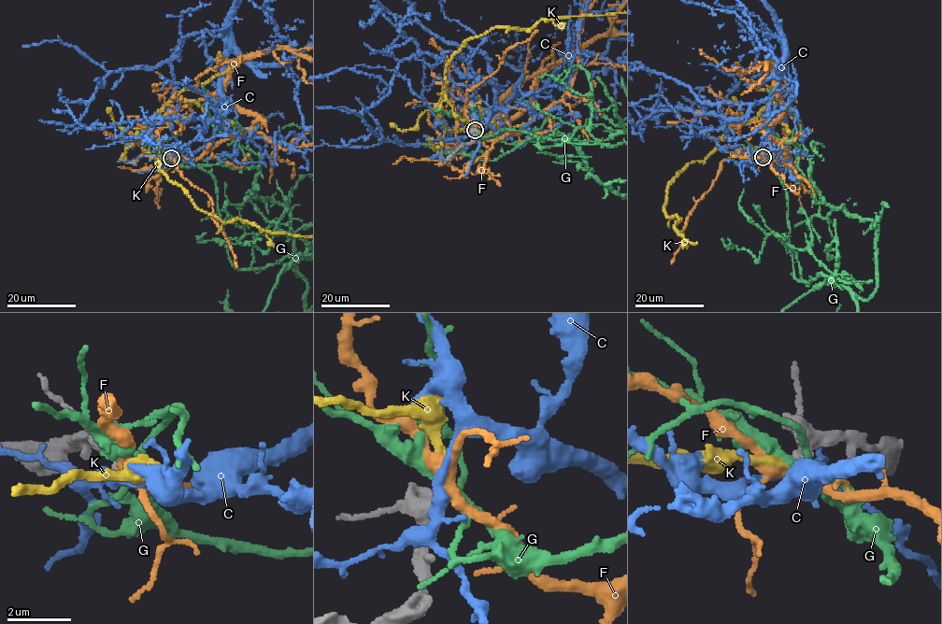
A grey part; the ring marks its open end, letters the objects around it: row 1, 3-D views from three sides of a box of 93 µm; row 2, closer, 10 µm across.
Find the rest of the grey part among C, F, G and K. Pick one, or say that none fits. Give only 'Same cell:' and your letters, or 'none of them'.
Same cell: K

